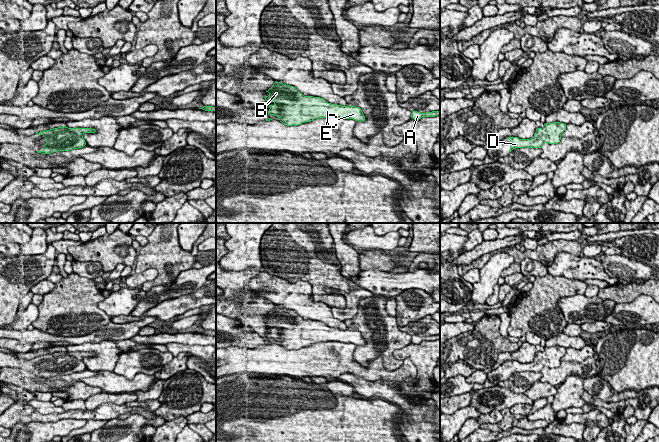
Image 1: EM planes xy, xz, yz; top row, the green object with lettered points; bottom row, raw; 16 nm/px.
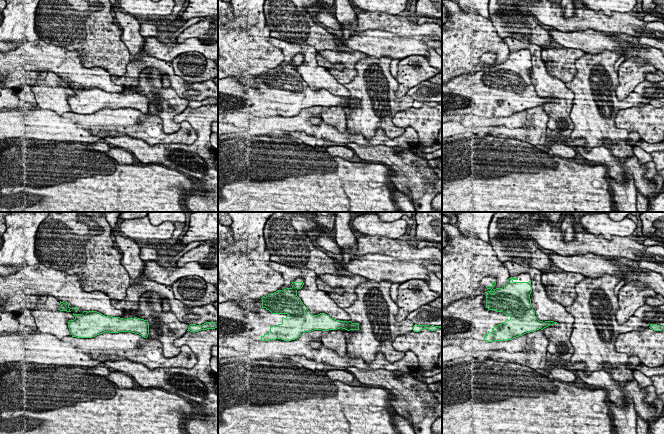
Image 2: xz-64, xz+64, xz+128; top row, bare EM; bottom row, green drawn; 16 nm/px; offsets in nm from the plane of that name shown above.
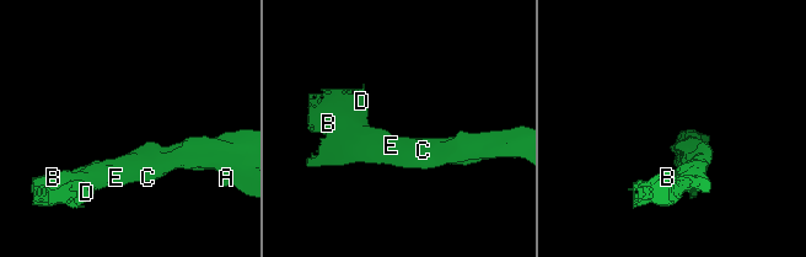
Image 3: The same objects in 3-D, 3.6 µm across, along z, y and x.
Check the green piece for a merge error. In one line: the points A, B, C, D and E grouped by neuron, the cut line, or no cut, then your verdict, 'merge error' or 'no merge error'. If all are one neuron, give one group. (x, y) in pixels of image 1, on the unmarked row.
groups A B C D E; cut none; no merge error

